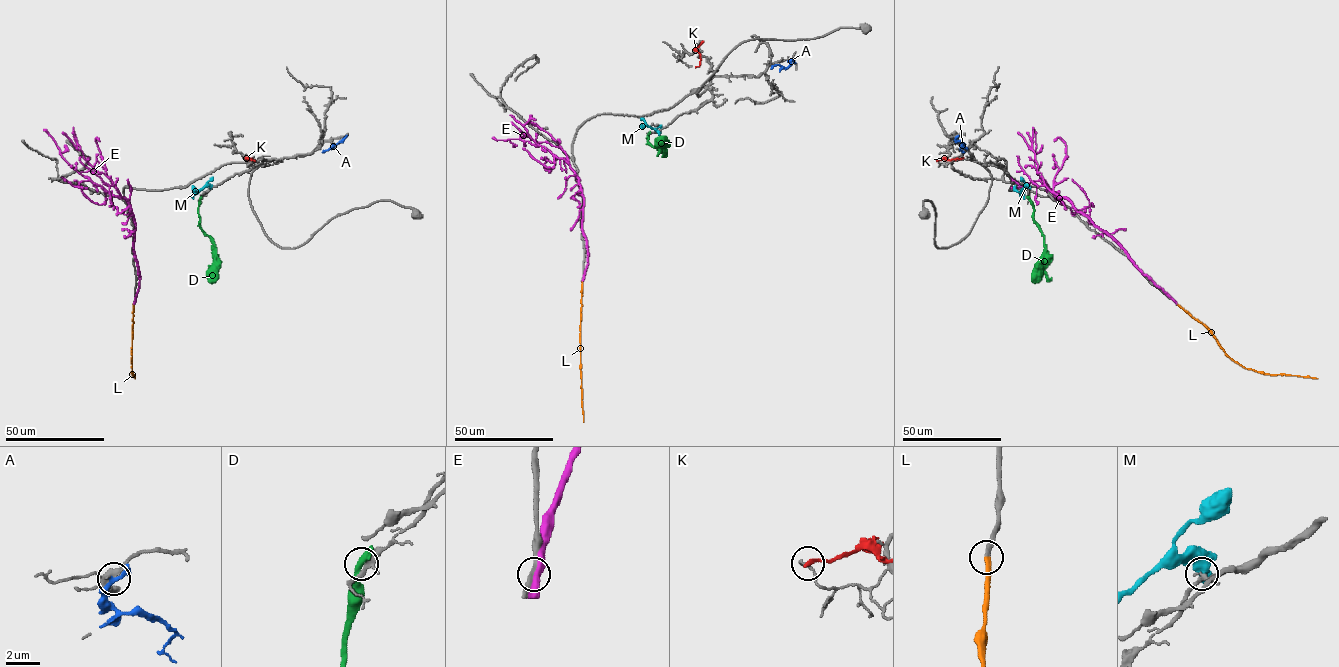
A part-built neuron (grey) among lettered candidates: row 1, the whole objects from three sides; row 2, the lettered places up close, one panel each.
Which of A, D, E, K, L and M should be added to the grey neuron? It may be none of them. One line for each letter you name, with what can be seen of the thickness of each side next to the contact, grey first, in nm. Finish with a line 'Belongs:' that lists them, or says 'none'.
L: 280/340 nm
Belongs: L

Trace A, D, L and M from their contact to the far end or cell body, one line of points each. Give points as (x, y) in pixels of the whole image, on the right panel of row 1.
A: (956, 137), (964, 143), (960, 150), (964, 152)
D: (1029, 198), (1034, 222), (1043, 236), (1043, 271), (1049, 279), (1051, 277)
L: (1177, 304), (1200, 321), (1225, 353), (1244, 367), (1264, 373), (1317, 378)
M: (1028, 187), (1018, 191), (1015, 186)

